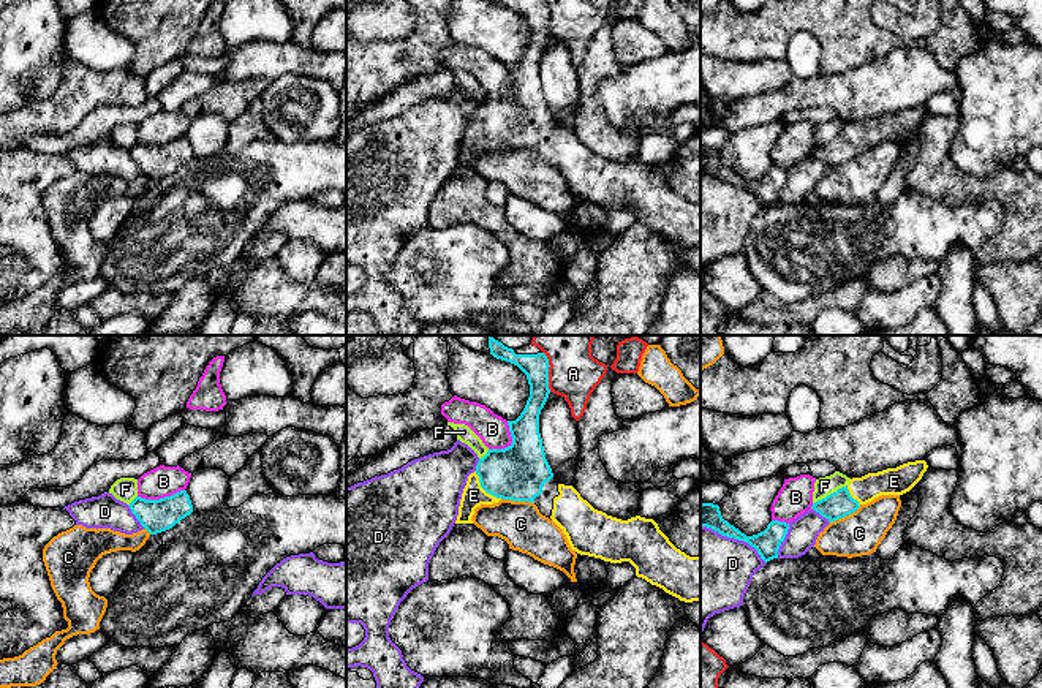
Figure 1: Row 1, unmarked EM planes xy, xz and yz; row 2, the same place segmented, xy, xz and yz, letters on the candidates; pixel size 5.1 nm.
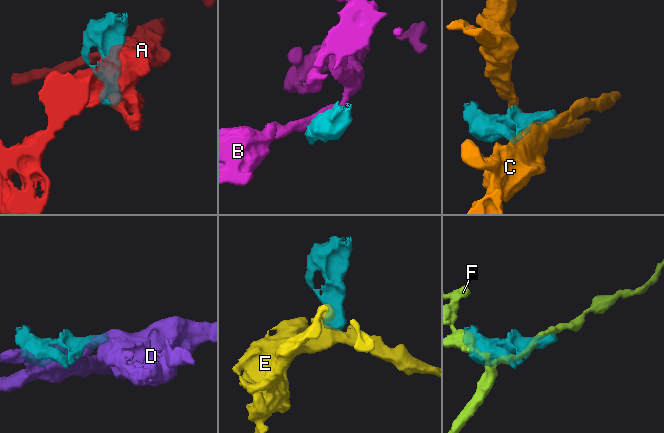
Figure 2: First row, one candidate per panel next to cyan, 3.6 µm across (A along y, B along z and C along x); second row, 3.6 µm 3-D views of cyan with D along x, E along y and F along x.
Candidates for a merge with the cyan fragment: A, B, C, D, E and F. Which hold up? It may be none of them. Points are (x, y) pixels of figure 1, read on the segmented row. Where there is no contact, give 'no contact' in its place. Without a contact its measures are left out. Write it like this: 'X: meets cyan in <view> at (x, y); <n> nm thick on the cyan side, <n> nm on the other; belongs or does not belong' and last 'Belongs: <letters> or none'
A: meets cyan in xz at (547, 372); 130 nm thick on the cyan side, 280 nm on the other; does not belong
B: meets cyan in xy at (160, 498); 170 nm thick on the cyan side, 160 nm on the other; does not belong
C: meets cyan in xz at (517, 500); 280 nm thick on the cyan side, 240 nm on the other; does not belong
D: meets cyan in yz at (734, 538); 130 nm thick on the cyan side, 440 nm on the other; does not belong
E: meets cyan in xz at (484, 489); 280 nm thick on the cyan side, 120 nm on the other; belongs
F: meets cyan in yz at (830, 494); 140 nm thick on the cyan side, 100 nm on the other; does not belong
Belongs: E

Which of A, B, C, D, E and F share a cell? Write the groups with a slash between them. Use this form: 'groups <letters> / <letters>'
groups A / B / C / D / E / F

